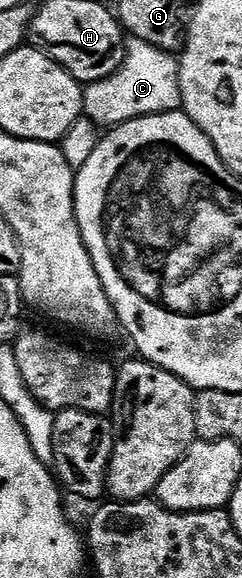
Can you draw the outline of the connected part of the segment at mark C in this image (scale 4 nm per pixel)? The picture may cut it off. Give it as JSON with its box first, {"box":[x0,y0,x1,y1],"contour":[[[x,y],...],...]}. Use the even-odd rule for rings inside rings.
{"box":[83,41,181,127],"contour":[[[145,41],[127,42],[124,61],[106,79],[83,86],[83,116],[99,127],[115,127],[146,115],[174,113],[181,108],[180,63],[173,54]]]}

